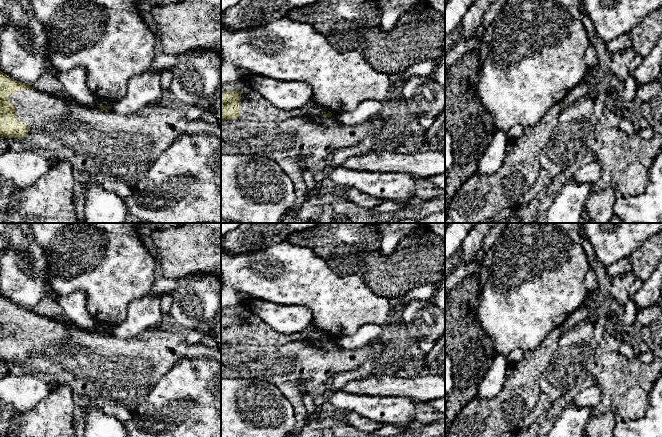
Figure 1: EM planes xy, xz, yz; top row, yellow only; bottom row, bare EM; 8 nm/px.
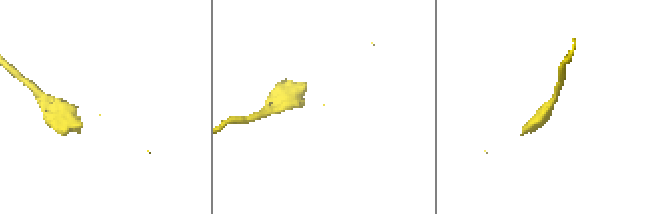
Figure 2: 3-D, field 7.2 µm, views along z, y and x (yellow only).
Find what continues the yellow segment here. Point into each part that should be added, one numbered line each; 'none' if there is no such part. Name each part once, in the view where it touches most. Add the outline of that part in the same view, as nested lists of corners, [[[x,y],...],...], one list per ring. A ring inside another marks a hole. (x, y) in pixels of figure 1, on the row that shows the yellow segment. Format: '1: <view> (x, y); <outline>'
1: xy (39, 109); [[[36,89],[17,90],[15,95],[10,95],[8,101],[16,108],[17,121],[29,124],[28,132],[39,132],[50,123],[61,121],[74,107],[74,103],[70,103],[66,98]]]

